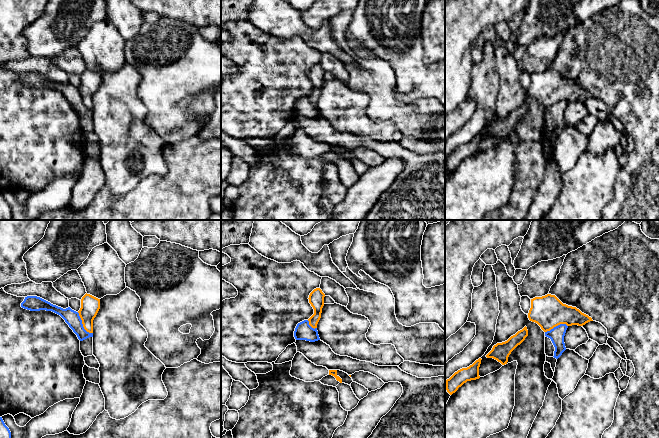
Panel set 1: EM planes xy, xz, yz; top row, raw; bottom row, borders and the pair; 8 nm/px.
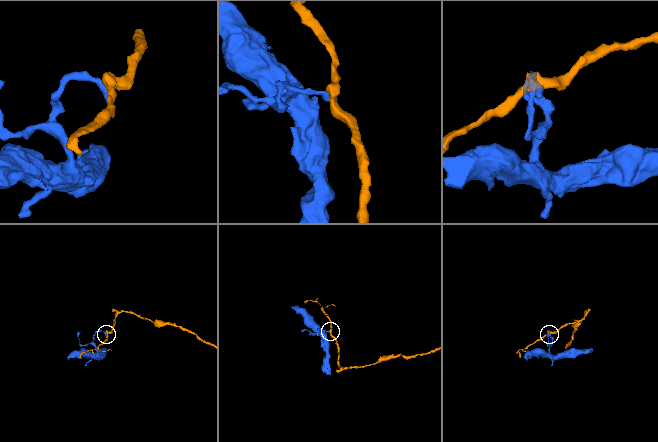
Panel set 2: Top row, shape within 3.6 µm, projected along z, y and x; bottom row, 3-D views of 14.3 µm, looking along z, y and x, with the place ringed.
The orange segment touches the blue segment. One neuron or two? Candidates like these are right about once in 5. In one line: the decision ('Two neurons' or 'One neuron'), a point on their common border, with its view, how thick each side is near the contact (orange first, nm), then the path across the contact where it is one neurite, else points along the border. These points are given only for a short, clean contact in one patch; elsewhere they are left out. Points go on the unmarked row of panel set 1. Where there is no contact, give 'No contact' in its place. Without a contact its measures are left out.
Two neurons. Touches orange at xy (82, 99). Thickness 160 nm (orange) against 120 nm. Boundary: xy (77, 88), (82, 102), (92, 109)

